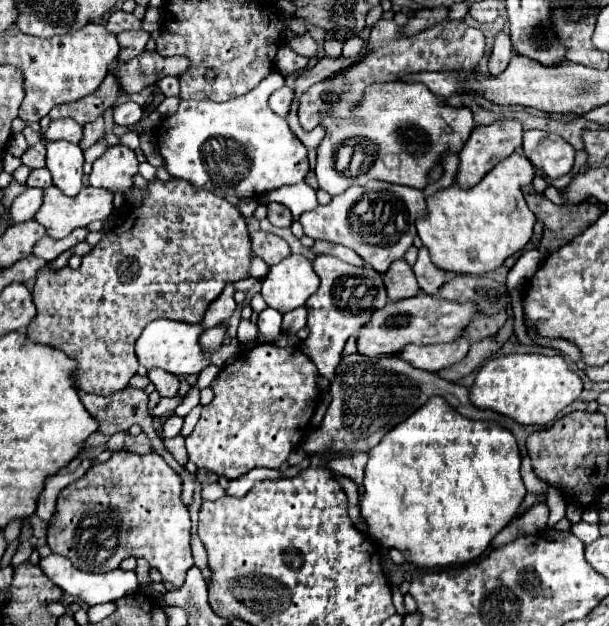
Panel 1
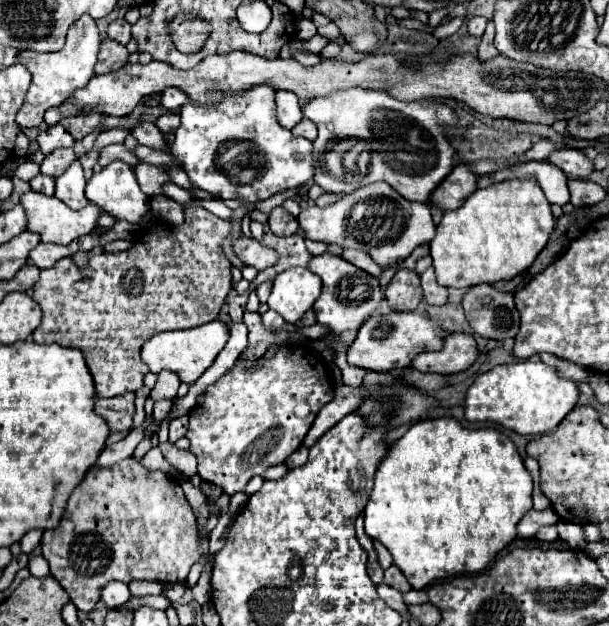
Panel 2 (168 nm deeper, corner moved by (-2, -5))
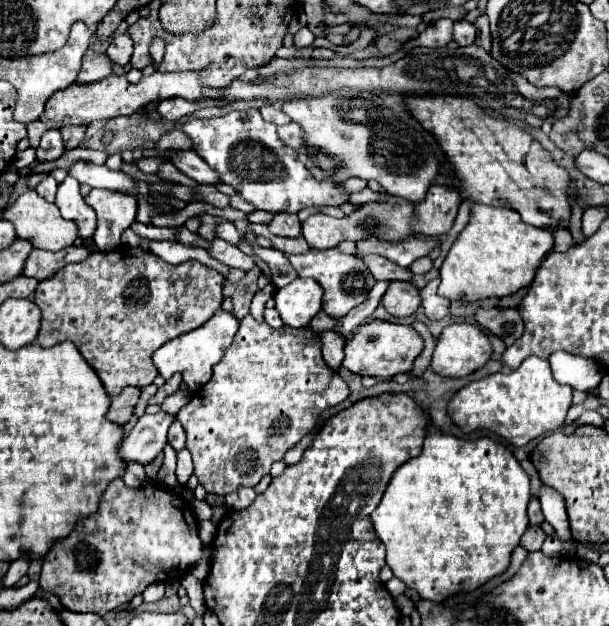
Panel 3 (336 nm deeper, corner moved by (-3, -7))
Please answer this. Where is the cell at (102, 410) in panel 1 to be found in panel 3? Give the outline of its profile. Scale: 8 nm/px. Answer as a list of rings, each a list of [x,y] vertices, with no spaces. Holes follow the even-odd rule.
[[[133,386],[125,388],[119,396],[111,398],[111,408],[107,412],[107,418],[121,426],[127,424],[129,418],[133,416],[133,408],[135,408],[137,400],[139,400],[139,388],[133,388]]]

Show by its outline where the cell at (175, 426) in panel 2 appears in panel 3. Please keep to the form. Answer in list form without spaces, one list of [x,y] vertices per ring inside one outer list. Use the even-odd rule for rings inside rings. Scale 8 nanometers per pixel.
[[[175,420],[173,424],[171,424],[171,428],[169,428],[169,444],[179,452],[179,450],[183,450],[185,448],[185,430],[183,430],[183,426]]]

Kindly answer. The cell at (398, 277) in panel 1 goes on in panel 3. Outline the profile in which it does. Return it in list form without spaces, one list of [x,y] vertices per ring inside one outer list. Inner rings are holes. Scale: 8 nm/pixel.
[[[391,282],[387,292],[383,294],[381,304],[395,318],[411,316],[411,314],[417,312],[417,308],[421,304],[419,290],[411,282]]]

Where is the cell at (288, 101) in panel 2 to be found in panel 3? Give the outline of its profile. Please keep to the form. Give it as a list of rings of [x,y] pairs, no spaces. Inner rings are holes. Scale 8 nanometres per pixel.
[[[271,104],[263,106],[259,112],[261,112],[263,120],[267,120],[267,122],[273,122],[273,124],[277,124],[277,126],[281,126],[281,124],[287,124],[287,122],[291,120],[291,118],[287,118],[287,114],[283,114],[283,110],[279,110],[279,108],[271,106]]]

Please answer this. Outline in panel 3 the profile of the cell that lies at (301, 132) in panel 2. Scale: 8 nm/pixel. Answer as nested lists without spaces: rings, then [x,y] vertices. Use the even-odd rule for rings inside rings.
[[[289,122],[285,126],[279,126],[277,132],[279,132],[279,138],[283,140],[285,146],[297,148],[297,146],[303,144],[303,132],[301,132],[301,128],[295,122]]]

